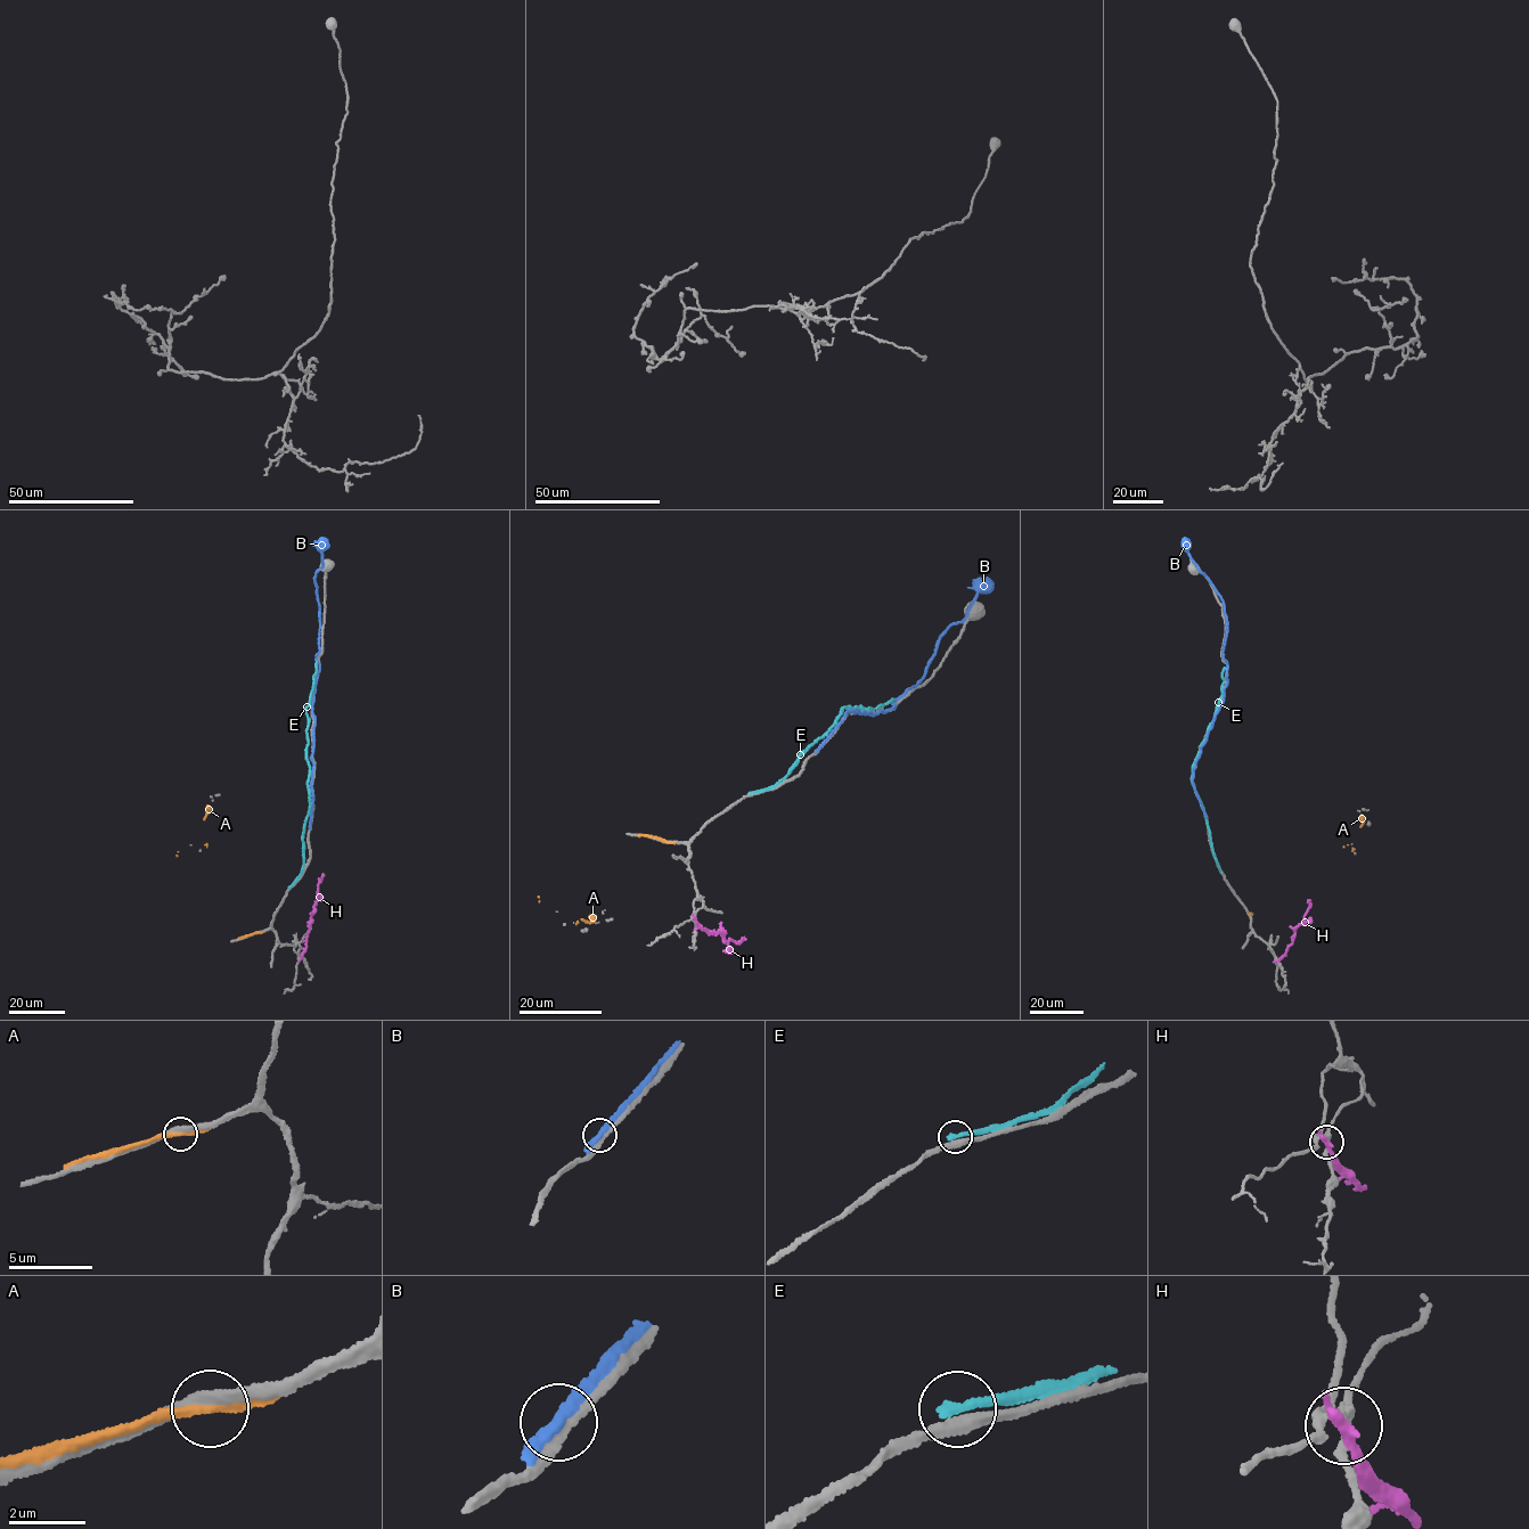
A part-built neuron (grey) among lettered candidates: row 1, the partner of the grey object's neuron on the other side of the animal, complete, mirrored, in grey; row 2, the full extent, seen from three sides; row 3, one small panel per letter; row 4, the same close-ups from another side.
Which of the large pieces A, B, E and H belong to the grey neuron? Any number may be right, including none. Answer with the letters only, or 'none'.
none

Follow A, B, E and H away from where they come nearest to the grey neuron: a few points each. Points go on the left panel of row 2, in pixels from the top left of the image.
A: (258, 932), (239, 938), (206, 847), (206, 806)
B: (310, 824), (312, 709), (319, 670), (320, 607), (315, 579), (323, 566), (323, 538)
E: (289, 886), (303, 865), (303, 832), (309, 809), (305, 709), (310, 703), (317, 661)
H: (300, 957), (323, 873)

